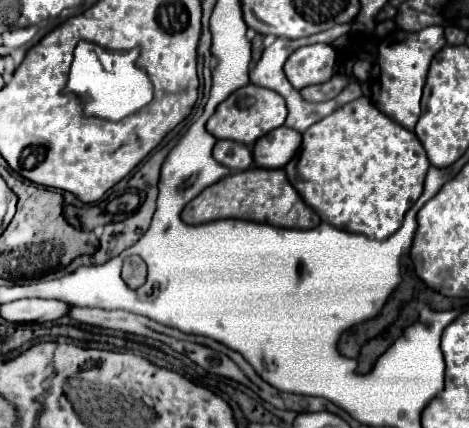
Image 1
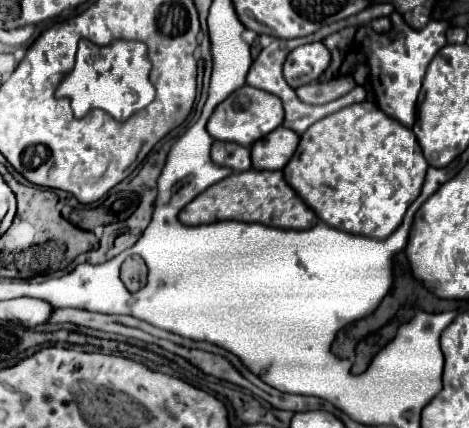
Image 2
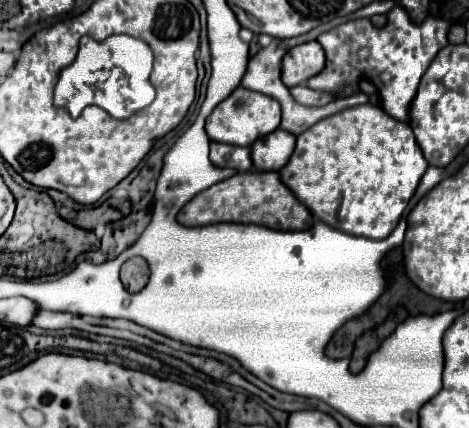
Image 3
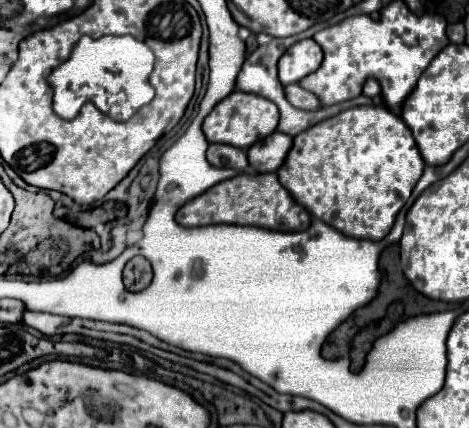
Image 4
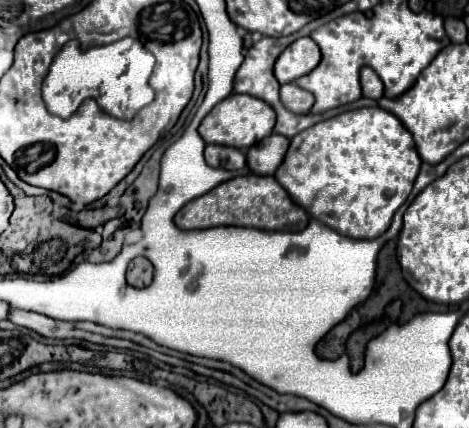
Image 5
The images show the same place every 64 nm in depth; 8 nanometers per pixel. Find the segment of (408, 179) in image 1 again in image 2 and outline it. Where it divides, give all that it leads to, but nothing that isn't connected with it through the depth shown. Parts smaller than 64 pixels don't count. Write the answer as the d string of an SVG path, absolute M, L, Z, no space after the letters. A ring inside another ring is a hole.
M364 100L312 124L302 134L294 158L284 166L284 178L326 224L344 232L382 240L400 226L404 212L418 198L426 170L428 162L414 132L380 112L376 104Z

